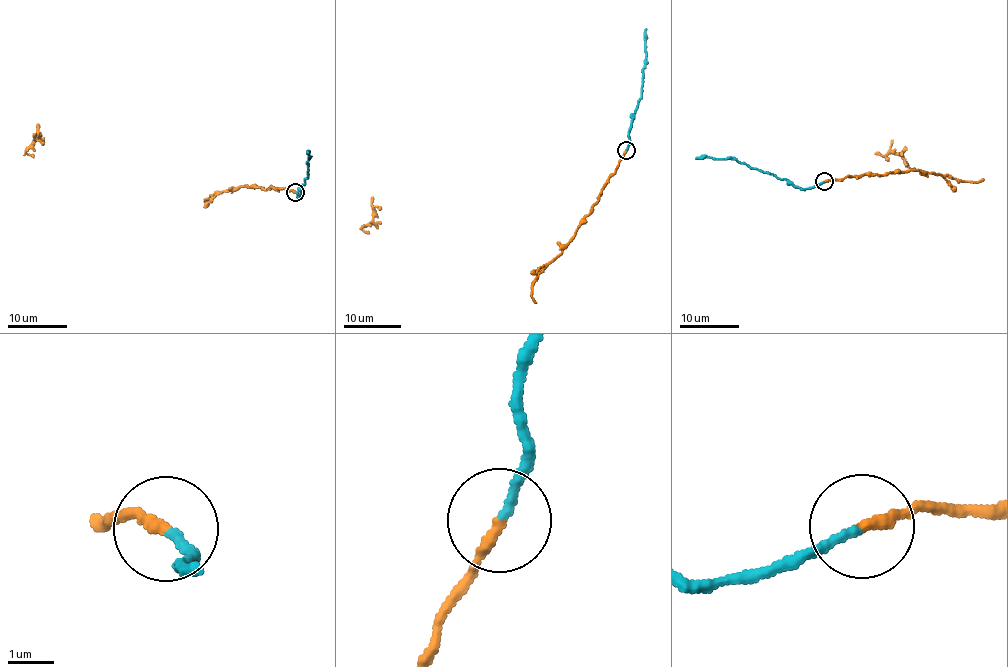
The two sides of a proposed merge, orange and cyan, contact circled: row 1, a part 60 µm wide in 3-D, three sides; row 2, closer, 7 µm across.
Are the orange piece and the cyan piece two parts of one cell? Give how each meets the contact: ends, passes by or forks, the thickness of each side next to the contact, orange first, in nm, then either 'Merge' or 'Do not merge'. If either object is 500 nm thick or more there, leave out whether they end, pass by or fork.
At the ring orange ends. At the ring cyan ends. Thickness 240 nm (orange) against 170 nm. Do not merge

